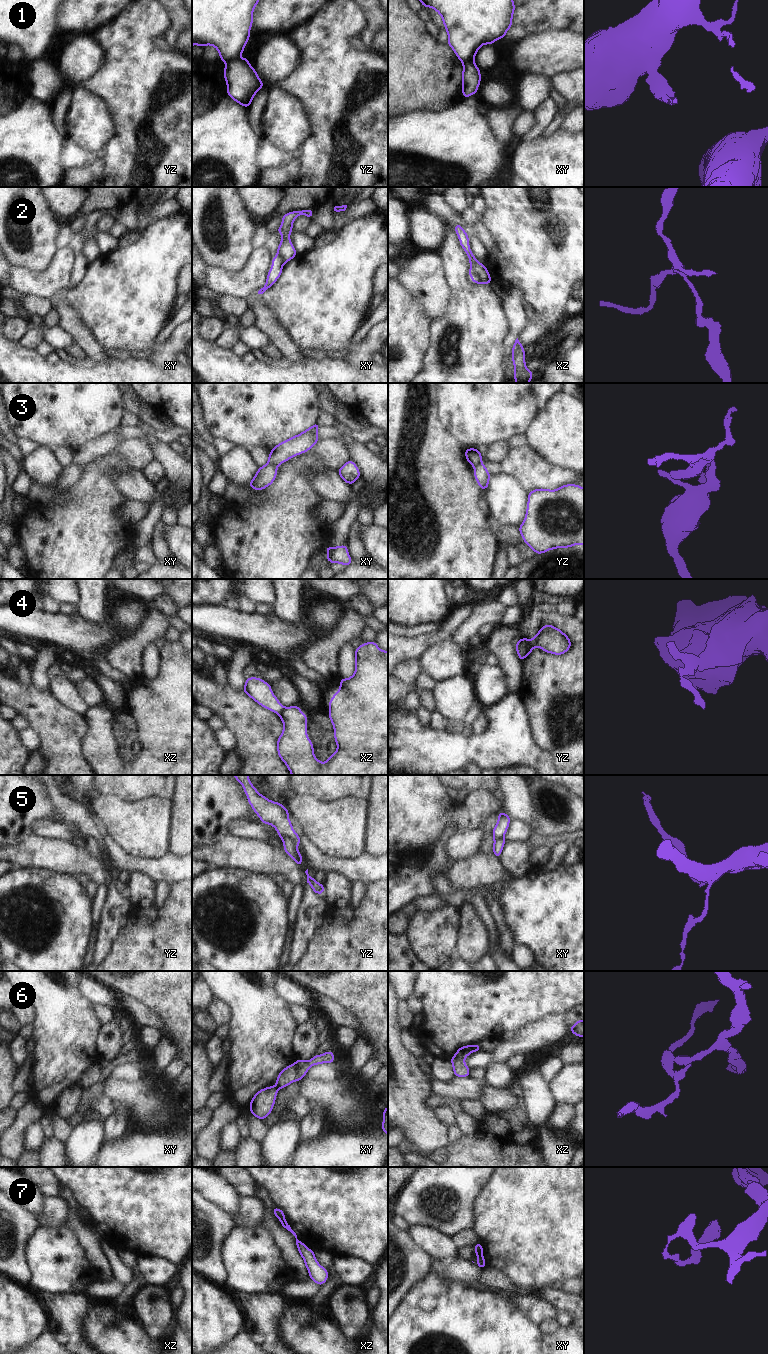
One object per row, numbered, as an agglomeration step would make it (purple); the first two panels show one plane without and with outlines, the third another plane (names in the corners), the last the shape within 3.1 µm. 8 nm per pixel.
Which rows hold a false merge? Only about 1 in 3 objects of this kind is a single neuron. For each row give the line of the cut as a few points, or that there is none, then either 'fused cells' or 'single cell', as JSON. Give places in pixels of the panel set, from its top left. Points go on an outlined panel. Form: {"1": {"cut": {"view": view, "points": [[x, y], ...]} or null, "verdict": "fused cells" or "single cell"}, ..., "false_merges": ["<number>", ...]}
{"1": {"cut": {"view": "xy", "points": [[473, 60], [463, 64]]}, "verdict": "fused cells"}, "2": {"cut": {"view": "xz", "points": [[471, 268], [480, 283]]}, "verdict": "fused cells"}, "3": {"cut": {"view": "xy", "points": [[268, 463], [276, 467]]}, "verdict": "fused cells"}, "4": {"cut": {"view": "xz", "points": [[284, 707], [278, 714]]}, "verdict": "fused cells"}, "5": {"cut": {"view": "yz", "points": [[282, 838], [290, 837], [296, 843]]}, "verdict": "fused cells"}, "6": {"cut": {"view": "xy", "points": [[276, 1086], [279, 1088]]}, "verdict": "fused cells"}, "7": {"cut": {"view": "xy", "points": [[481, 1254], [477, 1256]]}, "verdict": "fused cells"}, "false_merges": ["1", "2", "3", "4", "5", "6", "7"]}

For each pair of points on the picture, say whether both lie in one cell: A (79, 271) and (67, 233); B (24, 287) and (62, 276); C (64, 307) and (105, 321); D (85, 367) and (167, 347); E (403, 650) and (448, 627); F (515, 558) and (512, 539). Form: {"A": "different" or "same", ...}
{"A": "same", "B": "same", "C": "different", "D": "different", "E": "same", "F": "different"}

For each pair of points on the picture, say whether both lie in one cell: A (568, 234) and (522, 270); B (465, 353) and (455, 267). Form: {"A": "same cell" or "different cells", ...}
{"A": "same cell", "B": "same cell"}

